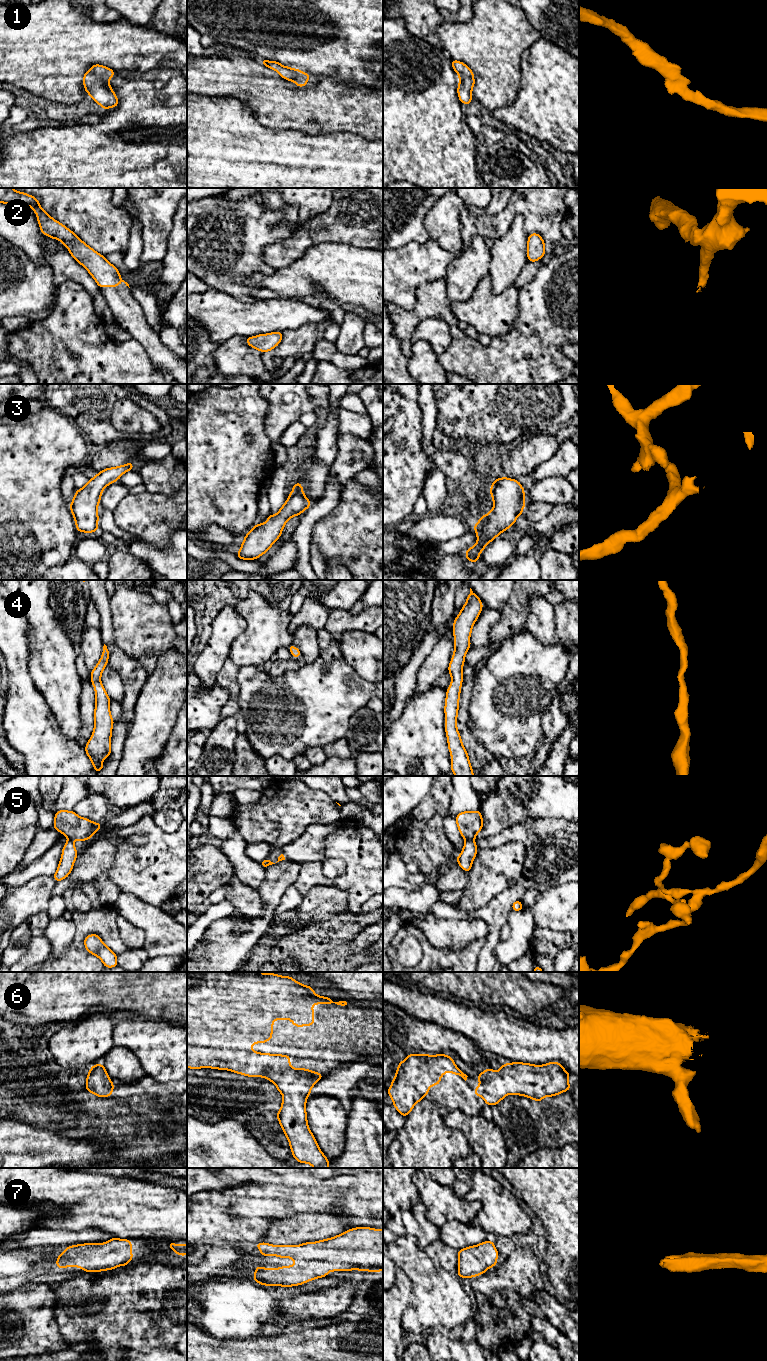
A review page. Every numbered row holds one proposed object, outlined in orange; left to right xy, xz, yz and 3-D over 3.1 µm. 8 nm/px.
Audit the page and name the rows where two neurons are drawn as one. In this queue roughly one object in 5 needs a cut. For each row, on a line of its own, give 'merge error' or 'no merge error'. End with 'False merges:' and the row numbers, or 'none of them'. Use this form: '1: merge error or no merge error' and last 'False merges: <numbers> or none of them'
1: no merge error
2: no merge error
3: no merge error
4: no merge error
5: merge error
6: no merge error
7: no merge error
False merges: 5

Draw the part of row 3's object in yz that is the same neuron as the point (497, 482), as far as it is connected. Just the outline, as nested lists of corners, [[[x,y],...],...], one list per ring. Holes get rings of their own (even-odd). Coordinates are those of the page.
[[[503,477],[492,482],[490,494],[494,503],[493,509],[487,515],[482,515],[473,527],[477,534],[477,543],[465,551],[469,562],[478,562],[483,549],[515,524],[526,505],[525,490],[516,479]]]

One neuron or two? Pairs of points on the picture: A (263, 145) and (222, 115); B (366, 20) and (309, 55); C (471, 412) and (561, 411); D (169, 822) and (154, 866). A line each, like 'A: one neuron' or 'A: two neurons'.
A: one neuron
B: one neuron
C: one neuron
D: two neurons

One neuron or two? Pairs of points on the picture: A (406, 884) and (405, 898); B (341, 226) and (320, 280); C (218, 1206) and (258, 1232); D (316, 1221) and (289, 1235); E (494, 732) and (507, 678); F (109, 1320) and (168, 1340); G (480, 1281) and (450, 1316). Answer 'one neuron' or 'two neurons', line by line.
A: two neurons
B: two neurons
C: one neuron
D: one neuron
E: one neuron
F: one neuron
G: two neurons

